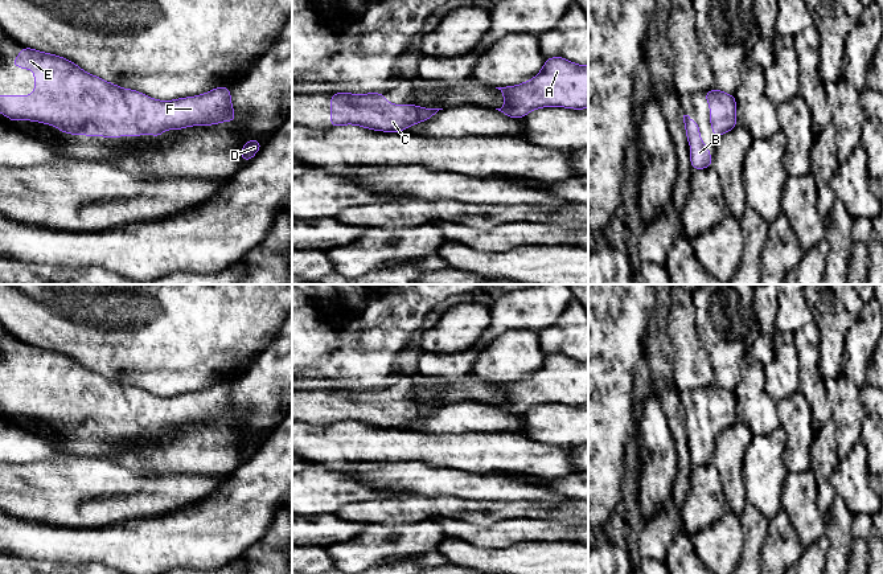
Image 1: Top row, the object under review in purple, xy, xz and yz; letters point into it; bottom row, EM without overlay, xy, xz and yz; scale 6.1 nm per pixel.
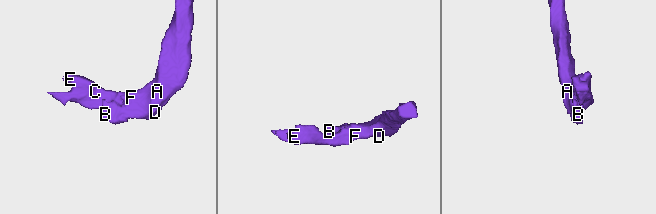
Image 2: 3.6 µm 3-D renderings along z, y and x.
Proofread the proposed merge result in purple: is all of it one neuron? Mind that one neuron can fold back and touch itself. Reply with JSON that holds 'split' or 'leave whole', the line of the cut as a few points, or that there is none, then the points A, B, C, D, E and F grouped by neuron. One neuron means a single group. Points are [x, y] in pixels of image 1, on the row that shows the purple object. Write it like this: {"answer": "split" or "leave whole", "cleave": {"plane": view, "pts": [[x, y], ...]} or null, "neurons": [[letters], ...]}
{"answer": "leave whole", "cleave": null, "neurons": [["A", "B", "C", "D", "E", "F"]]}

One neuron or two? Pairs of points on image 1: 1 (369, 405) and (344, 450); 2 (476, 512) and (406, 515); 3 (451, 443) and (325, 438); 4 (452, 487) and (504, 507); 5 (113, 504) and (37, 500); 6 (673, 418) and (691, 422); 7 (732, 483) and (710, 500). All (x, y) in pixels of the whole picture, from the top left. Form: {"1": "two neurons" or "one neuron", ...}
{"1": "two neurons", "2": "one neuron", "3": "one neuron", "4": "two neurons", "5": "one neuron", "6": "two neurons", "7": "two neurons"}

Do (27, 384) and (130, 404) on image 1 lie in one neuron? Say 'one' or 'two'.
one

